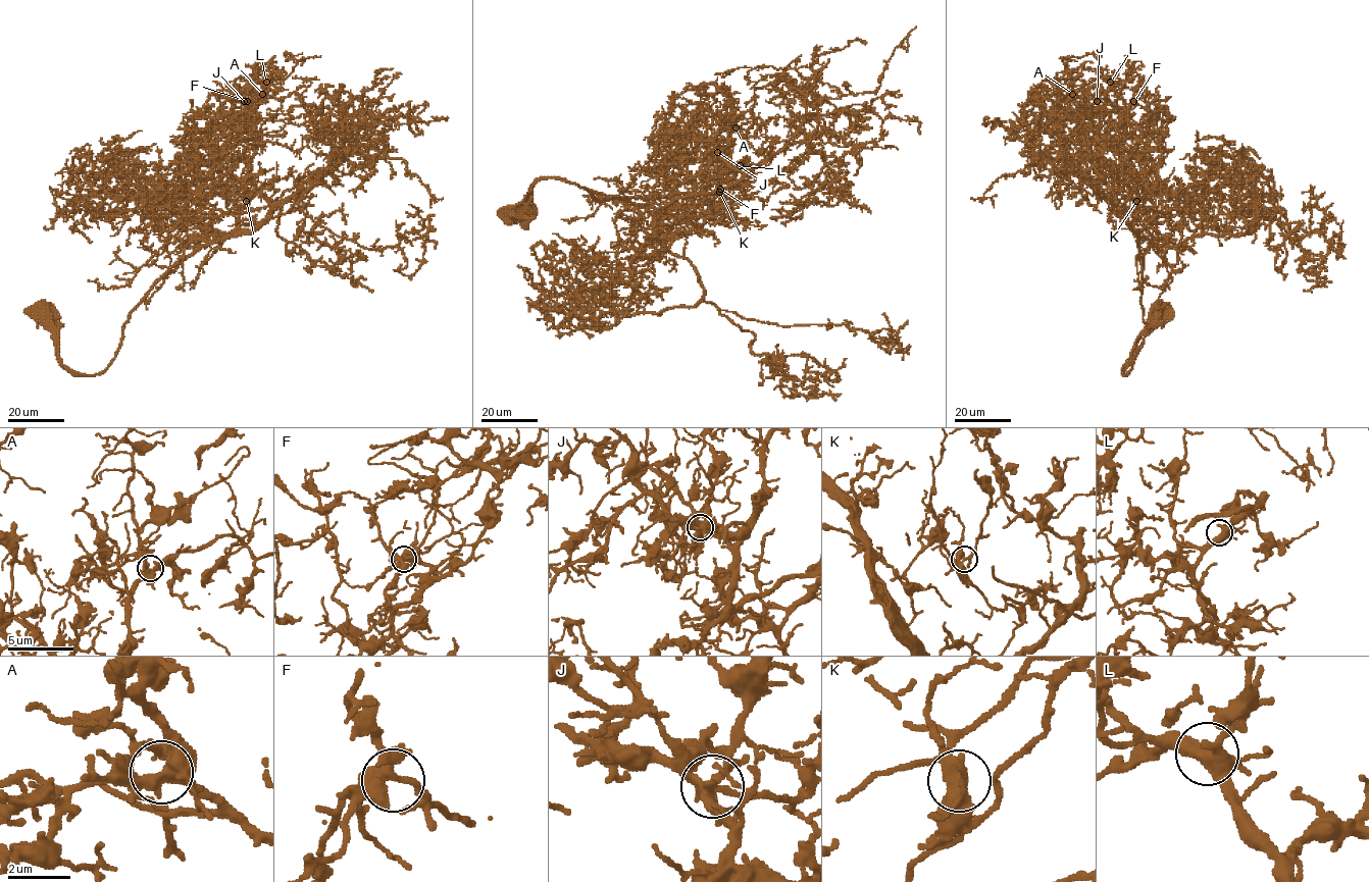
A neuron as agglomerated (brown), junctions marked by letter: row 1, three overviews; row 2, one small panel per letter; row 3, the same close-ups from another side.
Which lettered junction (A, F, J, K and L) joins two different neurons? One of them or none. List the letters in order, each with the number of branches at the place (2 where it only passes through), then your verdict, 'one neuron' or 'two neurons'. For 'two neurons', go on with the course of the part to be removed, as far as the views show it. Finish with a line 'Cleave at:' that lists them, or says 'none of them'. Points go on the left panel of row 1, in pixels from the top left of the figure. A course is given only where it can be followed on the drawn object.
A: branches 5; one neuron
F: branches 5; one neuron
J: branches 5; one neuron
K: branches 5; one neuron
L: branches 5; one neuron
Cleave at: none of them

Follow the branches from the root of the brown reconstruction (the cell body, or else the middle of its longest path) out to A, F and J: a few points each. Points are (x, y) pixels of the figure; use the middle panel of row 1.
A: (513, 213), (546, 177), (574, 183), (596, 202), (724, 190), (743, 174), (722, 157), (736, 127)
F: (513, 213), (546, 177), (574, 183), (596, 202), (724, 190), (743, 174), (722, 157), (727, 143), (720, 189)
J: (513, 213), (546, 177), (574, 183), (596, 202), (724, 190), (743, 172), (722, 157), (727, 143), (717, 151)

